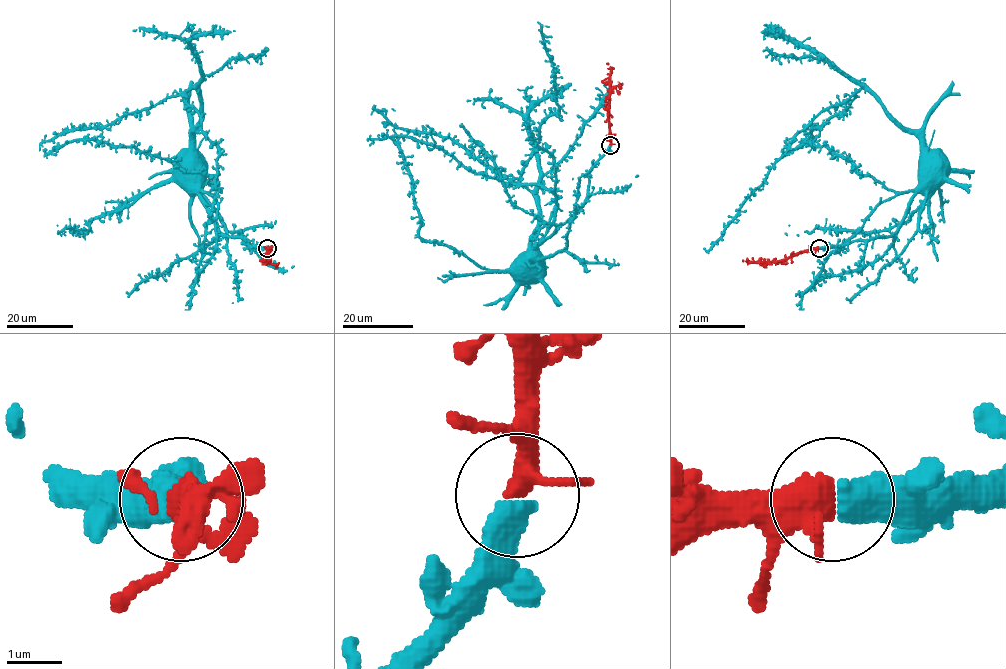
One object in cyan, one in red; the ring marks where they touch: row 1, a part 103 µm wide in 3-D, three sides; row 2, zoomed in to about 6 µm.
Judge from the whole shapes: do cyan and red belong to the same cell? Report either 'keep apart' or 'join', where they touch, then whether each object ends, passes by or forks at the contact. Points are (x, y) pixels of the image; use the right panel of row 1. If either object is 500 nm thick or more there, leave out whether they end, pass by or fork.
join; place (819, 248)

